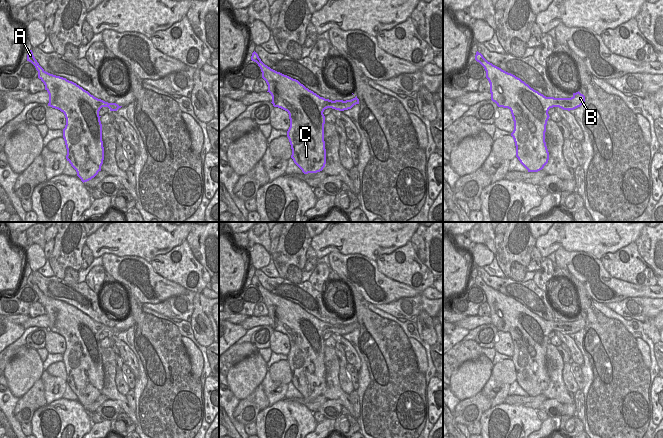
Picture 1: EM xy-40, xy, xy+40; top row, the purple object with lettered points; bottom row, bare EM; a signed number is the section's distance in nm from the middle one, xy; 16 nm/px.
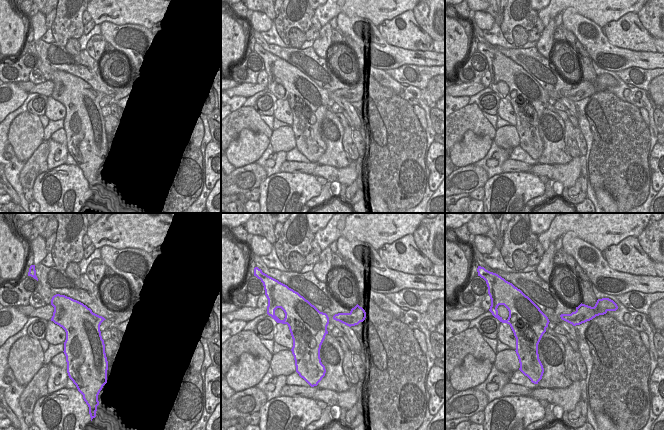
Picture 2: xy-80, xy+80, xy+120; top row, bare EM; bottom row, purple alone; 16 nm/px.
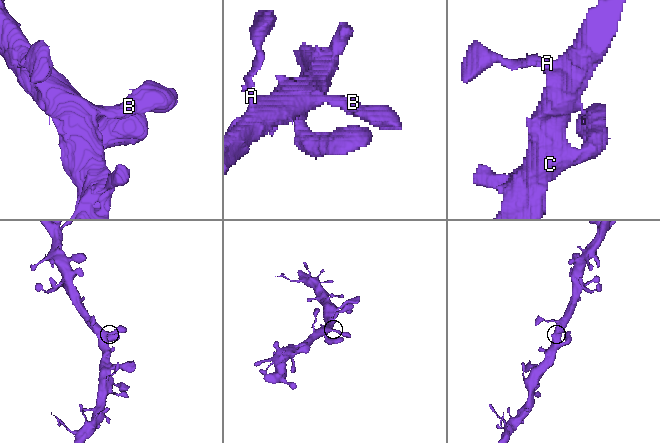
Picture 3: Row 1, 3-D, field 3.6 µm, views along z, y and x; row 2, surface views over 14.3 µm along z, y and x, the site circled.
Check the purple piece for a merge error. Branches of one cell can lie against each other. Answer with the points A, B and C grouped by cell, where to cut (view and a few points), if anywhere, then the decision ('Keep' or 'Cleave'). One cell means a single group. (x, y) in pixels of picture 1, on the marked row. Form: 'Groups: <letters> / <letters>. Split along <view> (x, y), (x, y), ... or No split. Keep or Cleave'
Groups: A B C. No split. Keep.

